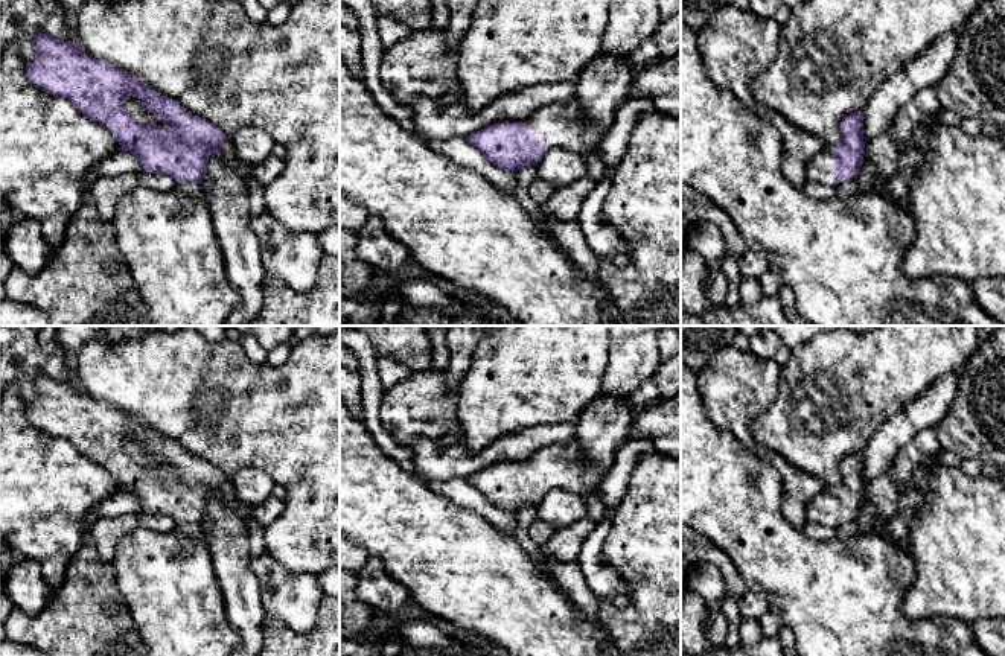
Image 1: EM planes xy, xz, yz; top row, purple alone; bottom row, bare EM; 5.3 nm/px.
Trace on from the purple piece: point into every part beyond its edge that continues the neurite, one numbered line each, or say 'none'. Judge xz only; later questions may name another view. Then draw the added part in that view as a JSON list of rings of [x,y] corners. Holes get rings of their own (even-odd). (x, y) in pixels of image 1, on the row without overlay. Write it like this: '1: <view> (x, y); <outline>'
1: xz (558, 466); [[[576,440],[570,444],[545,446],[522,464],[547,486],[548,492],[559,489],[585,496],[606,476],[583,467],[583,449]]]

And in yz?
1: yz (819, 510); [[[825,484],[824,489],[810,499],[807,505],[807,522],[825,525],[833,531],[844,525],[844,522],[834,522],[833,517],[836,511],[831,508],[833,498],[831,493],[838,486]]]

